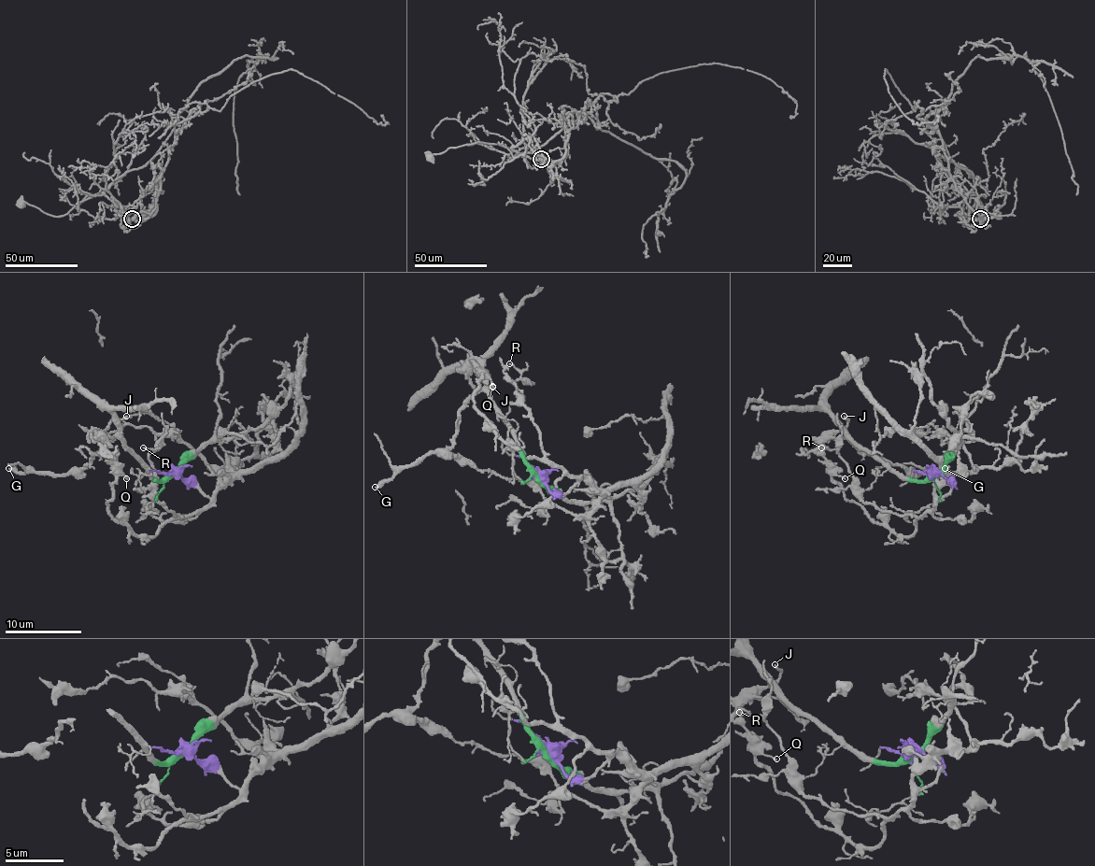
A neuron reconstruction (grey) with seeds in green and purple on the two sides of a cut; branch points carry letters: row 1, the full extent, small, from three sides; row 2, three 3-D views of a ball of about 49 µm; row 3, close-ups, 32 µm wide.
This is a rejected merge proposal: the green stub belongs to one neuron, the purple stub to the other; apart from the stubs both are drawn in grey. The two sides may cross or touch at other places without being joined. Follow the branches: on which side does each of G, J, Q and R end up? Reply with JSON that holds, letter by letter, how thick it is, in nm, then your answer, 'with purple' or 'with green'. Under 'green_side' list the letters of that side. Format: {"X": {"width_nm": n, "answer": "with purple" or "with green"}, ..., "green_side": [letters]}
{"G": {"width_nm": 400, "answer": "with green"}, "J": {"width_nm": 180, "answer": "with purple"}, "Q": {"width_nm": 150, "answer": "with purple"}, "R": {"width_nm": 140, "answer": "with purple"}, "green_side": ["G"]}

